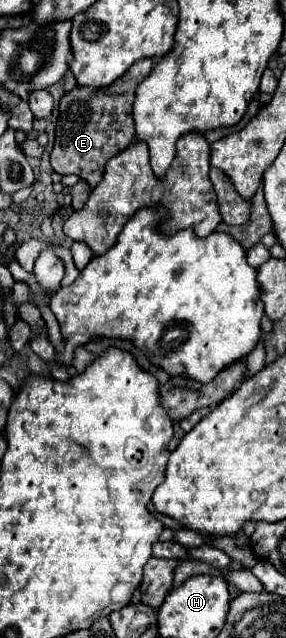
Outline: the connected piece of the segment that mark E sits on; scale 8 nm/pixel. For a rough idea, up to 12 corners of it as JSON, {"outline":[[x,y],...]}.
{"outline":[[137,60],[105,88],[61,98],[51,166],[91,186],[135,140]]}

